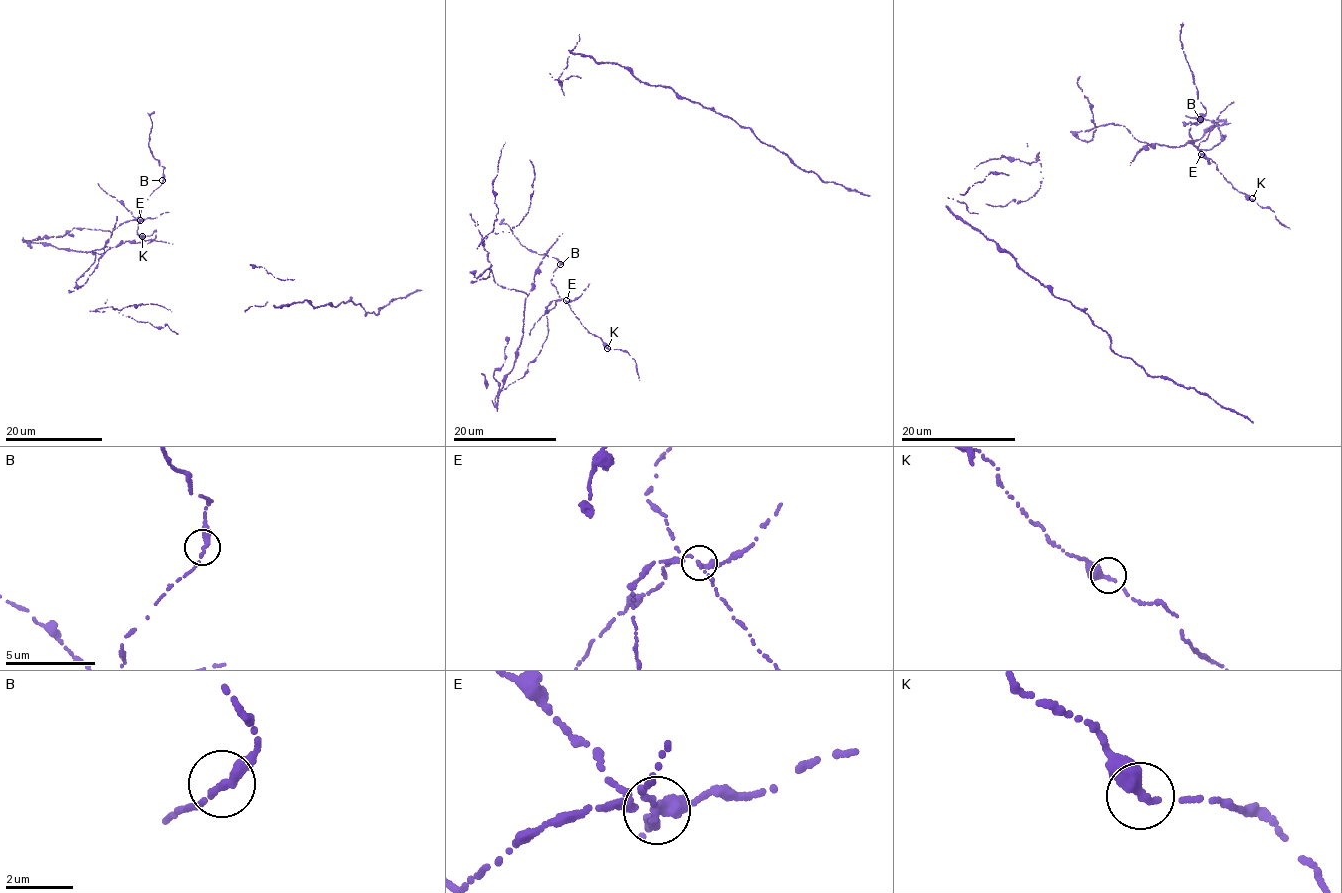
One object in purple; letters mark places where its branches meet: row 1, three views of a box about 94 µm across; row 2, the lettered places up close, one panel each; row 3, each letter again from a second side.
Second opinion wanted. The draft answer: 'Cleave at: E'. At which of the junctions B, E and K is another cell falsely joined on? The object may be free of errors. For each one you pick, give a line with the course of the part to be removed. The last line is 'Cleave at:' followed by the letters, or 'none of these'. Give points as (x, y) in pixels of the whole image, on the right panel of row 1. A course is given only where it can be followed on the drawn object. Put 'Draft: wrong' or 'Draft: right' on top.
Draft: right
Cleave at: E

